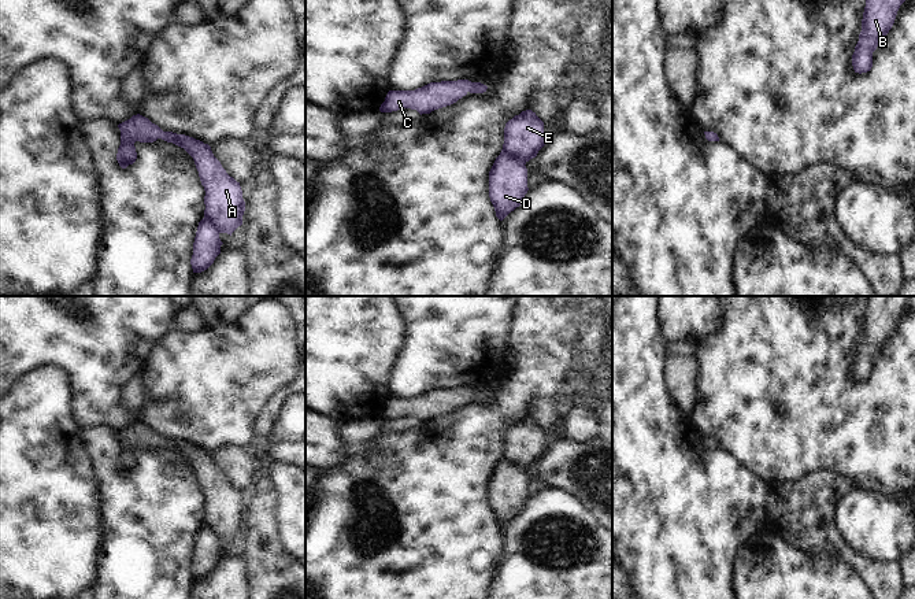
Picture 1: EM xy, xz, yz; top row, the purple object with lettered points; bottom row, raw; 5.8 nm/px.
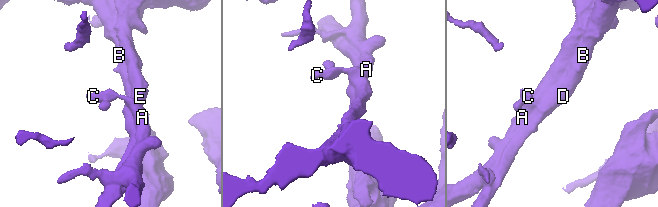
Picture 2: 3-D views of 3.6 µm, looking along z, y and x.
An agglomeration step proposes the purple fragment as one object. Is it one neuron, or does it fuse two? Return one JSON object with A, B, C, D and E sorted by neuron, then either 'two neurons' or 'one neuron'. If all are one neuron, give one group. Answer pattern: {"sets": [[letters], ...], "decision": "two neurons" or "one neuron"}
{"sets": [["A", "B", "C", "D", "E"]], "decision": "one neuron"}

